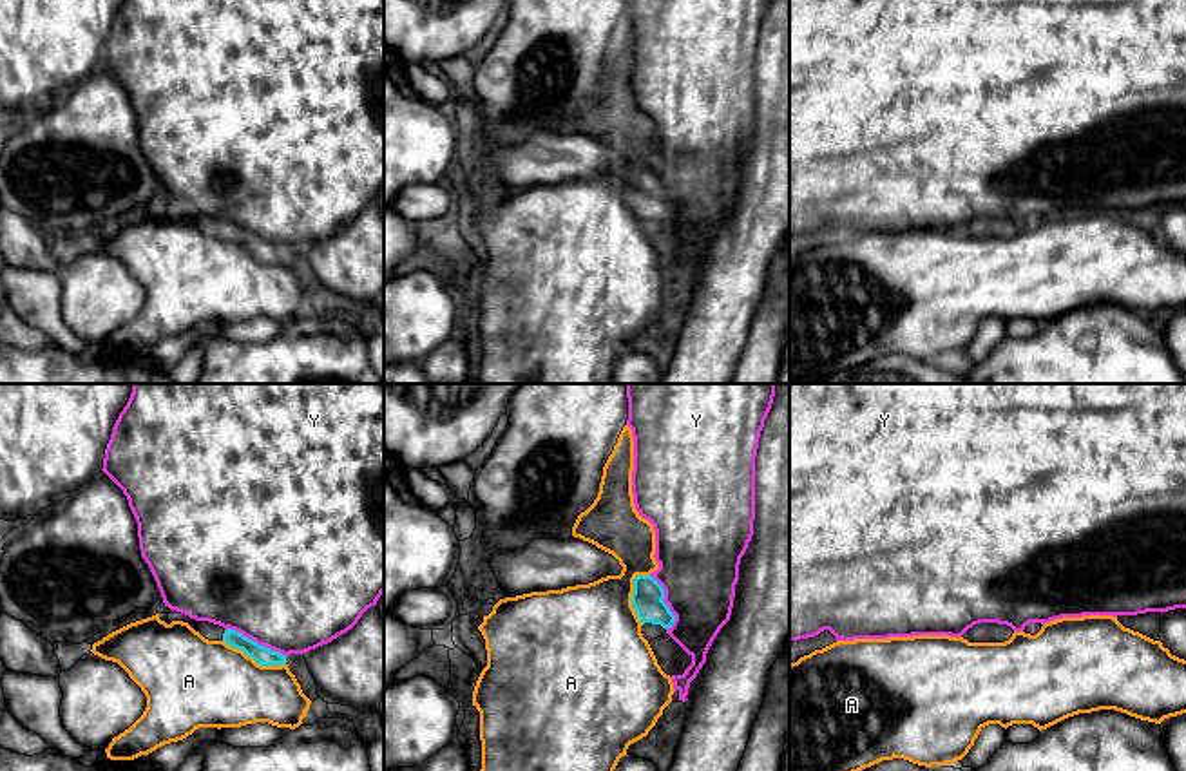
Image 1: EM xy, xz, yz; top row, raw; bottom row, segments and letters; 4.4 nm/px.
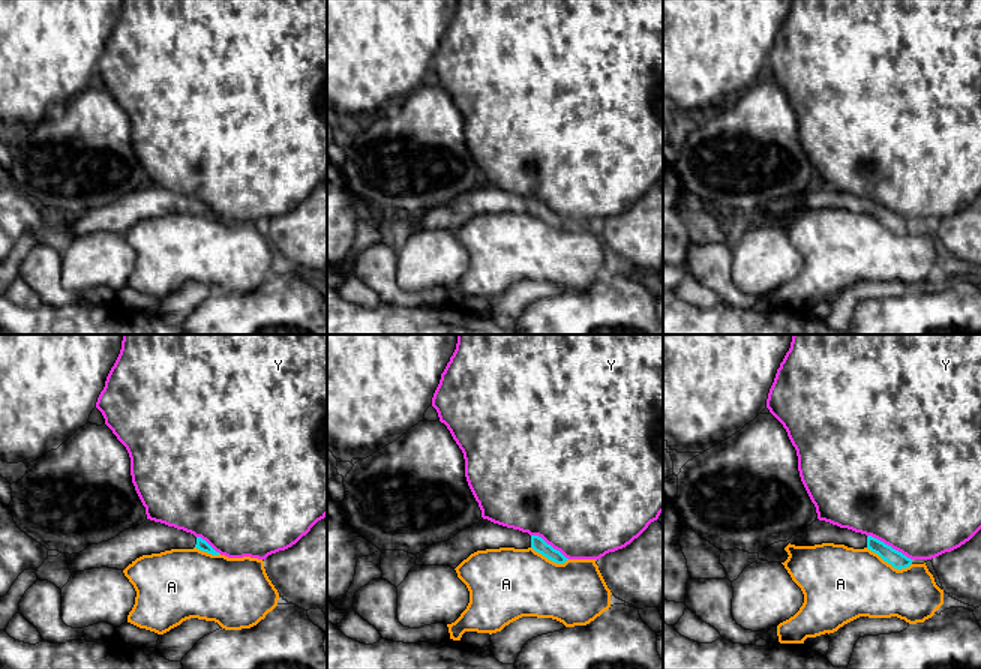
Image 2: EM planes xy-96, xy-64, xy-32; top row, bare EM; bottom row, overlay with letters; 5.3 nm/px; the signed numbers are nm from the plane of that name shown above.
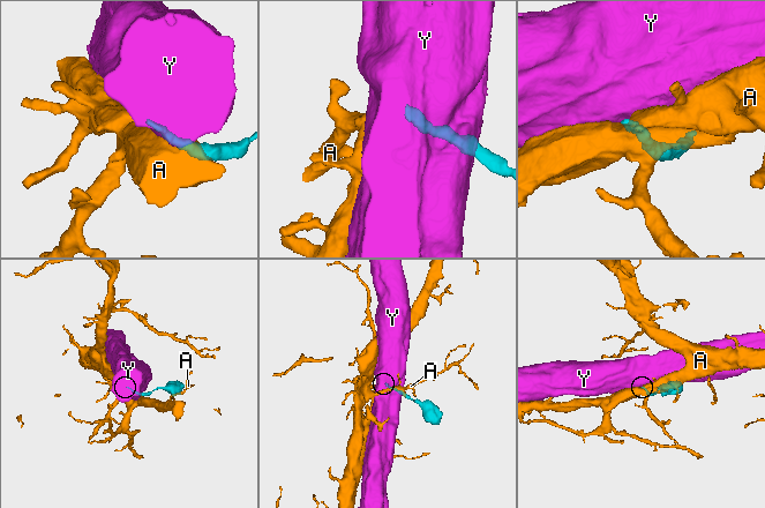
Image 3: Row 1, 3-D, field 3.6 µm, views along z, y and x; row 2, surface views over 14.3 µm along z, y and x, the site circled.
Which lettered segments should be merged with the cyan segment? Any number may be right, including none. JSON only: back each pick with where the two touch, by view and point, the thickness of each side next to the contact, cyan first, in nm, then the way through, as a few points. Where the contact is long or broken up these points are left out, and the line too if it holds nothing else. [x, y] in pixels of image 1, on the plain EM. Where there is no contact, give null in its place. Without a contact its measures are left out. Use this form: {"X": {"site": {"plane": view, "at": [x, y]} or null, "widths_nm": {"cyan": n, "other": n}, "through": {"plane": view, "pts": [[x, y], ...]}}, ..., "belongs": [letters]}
{"belongs": []}

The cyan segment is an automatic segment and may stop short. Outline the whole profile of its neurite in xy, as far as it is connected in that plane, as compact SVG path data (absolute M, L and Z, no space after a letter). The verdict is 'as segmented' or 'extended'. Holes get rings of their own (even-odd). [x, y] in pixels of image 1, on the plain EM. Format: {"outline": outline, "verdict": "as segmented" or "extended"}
{"outline": "M159 208L159 214L165 215L167 219L170 219L172 215L188 217L205 233L225 235L228 241L243 244L248 252L252 252L261 261L286 259L286 250L273 246L266 241L261 241L235 224L230 224L230 223L225 224L223 221L208 217L208 215L196 215L185 208Z", "verdict": "extended"}

